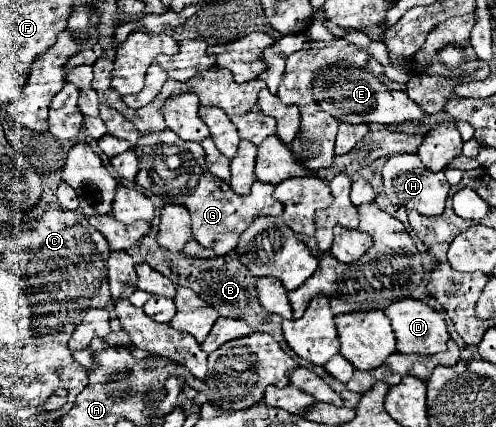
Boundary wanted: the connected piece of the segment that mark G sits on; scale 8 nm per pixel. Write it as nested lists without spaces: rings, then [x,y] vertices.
[[[171,130],[153,132],[141,136],[135,144],[135,154],[139,160],[139,174],[135,178],[137,186],[151,190],[169,204],[181,204],[191,214],[193,238],[205,246],[213,248],[219,256],[235,250],[241,232],[261,216],[281,216],[283,205],[273,200],[275,186],[256,180],[252,192],[247,196],[235,194],[229,184],[217,180],[211,172],[203,168],[203,148],[197,142],[185,142],[177,138]]]

